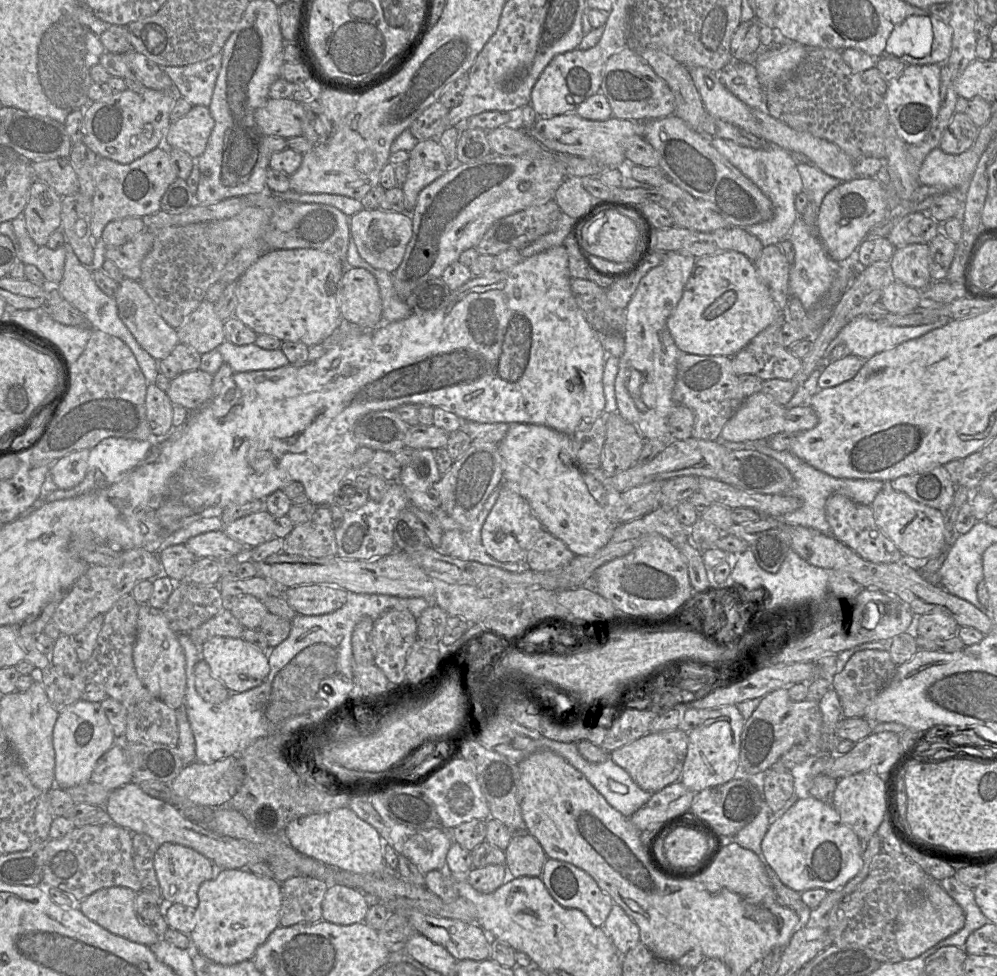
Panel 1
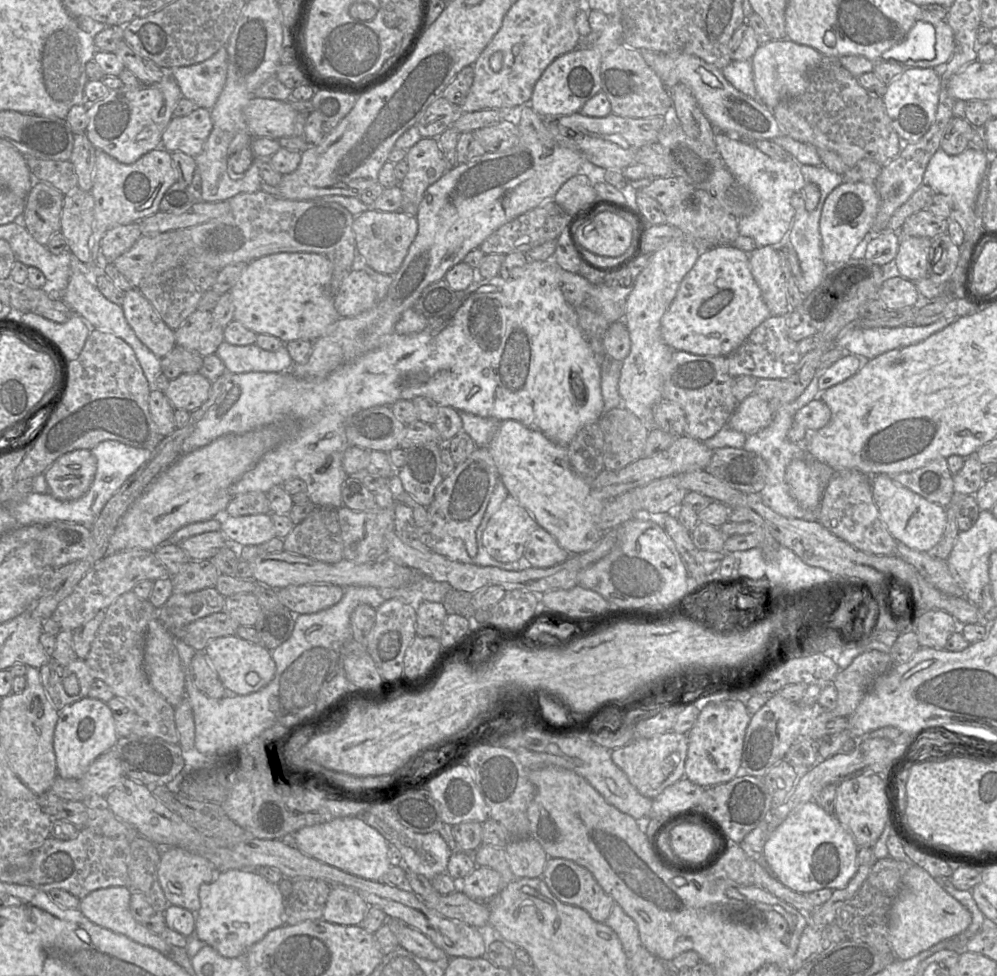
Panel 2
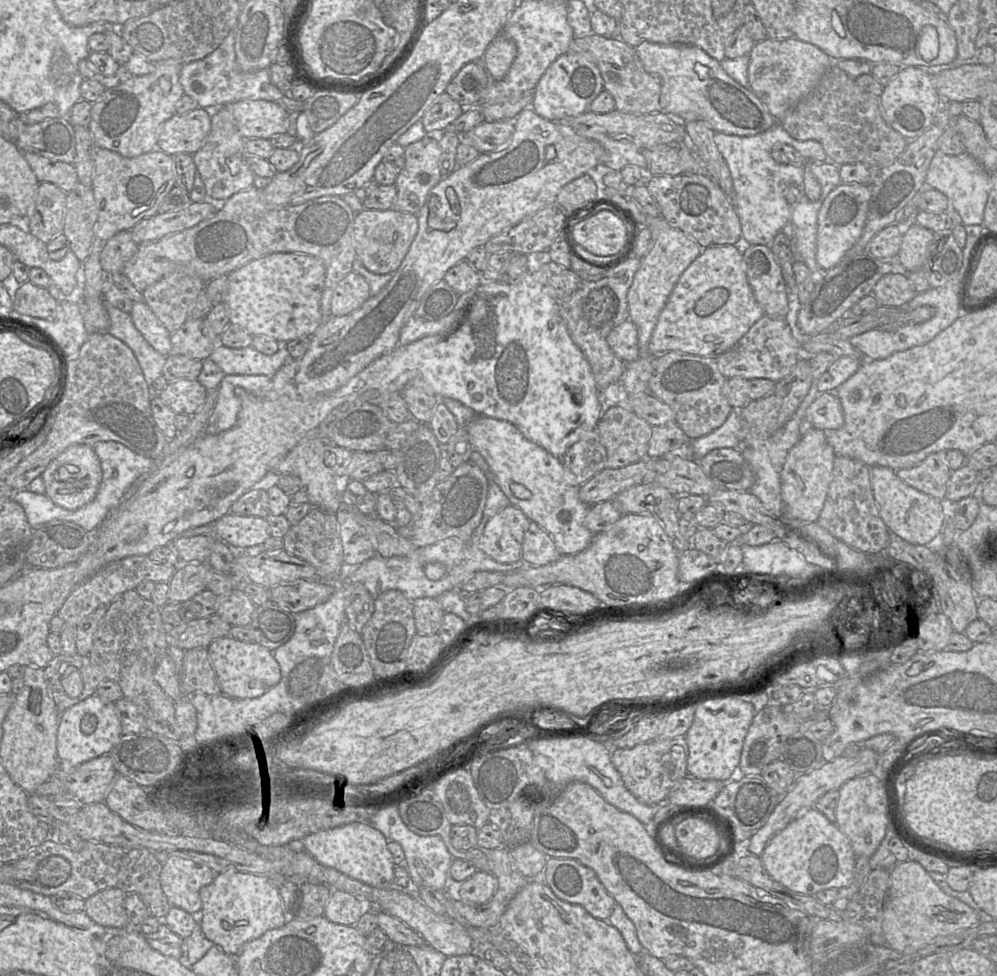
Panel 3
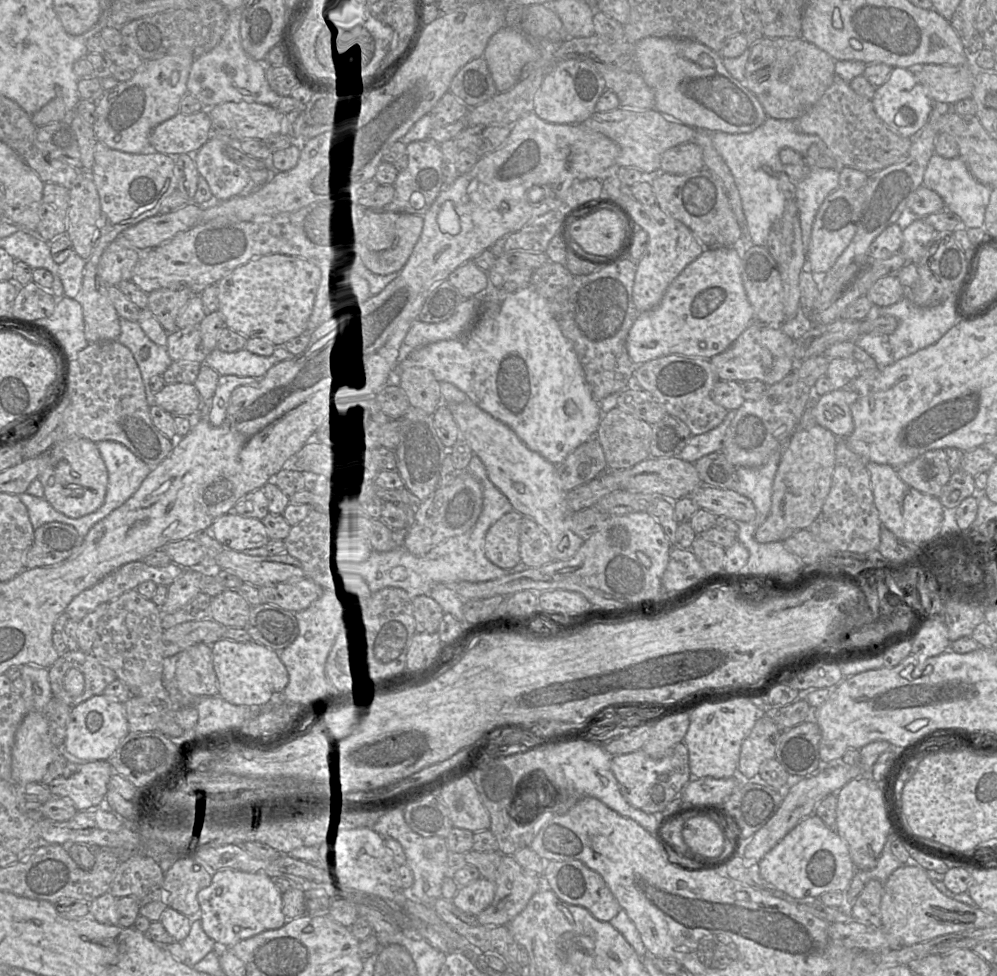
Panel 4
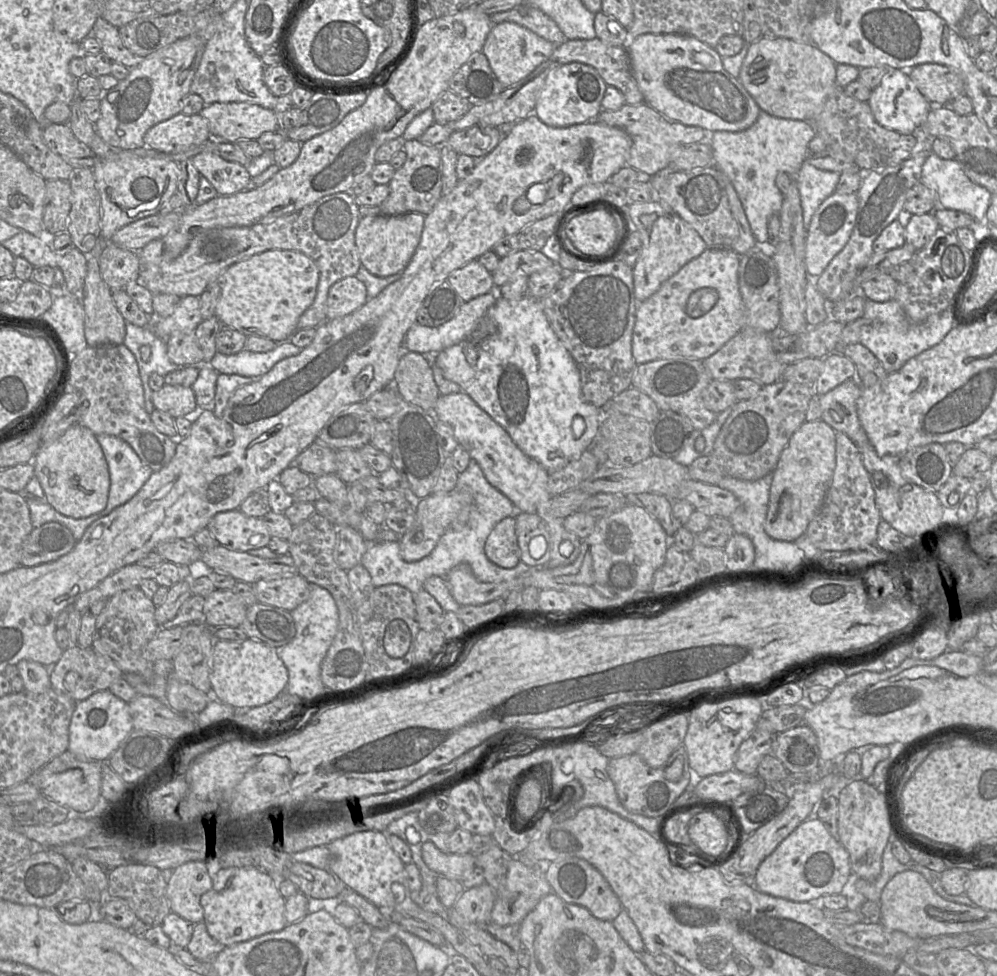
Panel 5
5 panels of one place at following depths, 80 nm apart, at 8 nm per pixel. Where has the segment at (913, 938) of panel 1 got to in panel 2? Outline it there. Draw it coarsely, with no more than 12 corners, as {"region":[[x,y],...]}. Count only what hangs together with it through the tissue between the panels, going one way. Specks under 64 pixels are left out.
{"region":[[911,864],[888,914],[906,960],[953,939],[972,914]]}

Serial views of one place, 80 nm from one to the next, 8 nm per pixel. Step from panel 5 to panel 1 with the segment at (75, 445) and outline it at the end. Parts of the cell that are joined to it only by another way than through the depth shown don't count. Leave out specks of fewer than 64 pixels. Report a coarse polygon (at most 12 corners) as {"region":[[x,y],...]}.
{"region":[[90,450],[58,459],[50,475],[58,489],[85,478]]}

